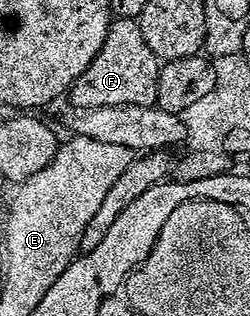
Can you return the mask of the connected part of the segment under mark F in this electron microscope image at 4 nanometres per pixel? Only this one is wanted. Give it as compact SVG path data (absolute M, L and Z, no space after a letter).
M114 17L107 28L107 40L103 48L87 64L87 72L79 76L67 91L67 100L80 110L103 108L104 106L156 106L157 81L162 63L151 52L147 40L143 40L141 23L135 18Z

